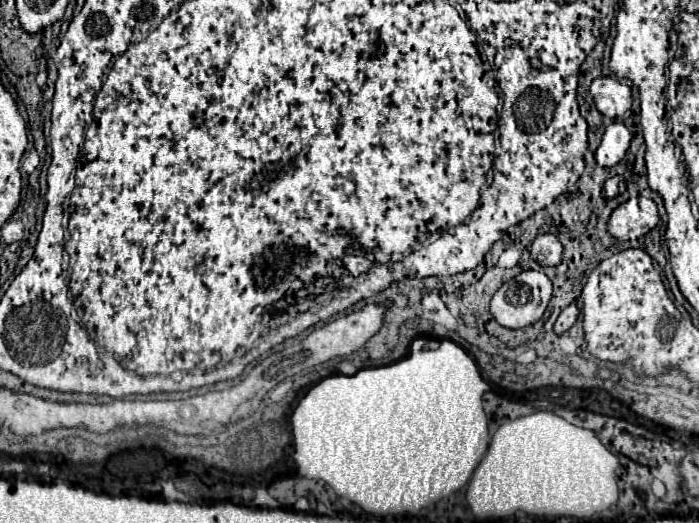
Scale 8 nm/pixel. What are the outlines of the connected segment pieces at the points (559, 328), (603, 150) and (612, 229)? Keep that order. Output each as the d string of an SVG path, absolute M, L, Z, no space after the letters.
M571 303L571 305L565 307L565 309L561 311L561 315L557 317L557 321L555 321L555 325L553 325L553 331L555 331L557 335L569 331L571 325L577 321L577 315L579 315L579 309L577 309L575 303Z
M611 123L605 129L605 135L595 151L597 165L601 165L601 167L617 165L627 153L629 141L631 141L631 131L623 123Z
M633 197L611 213L607 231L619 241L633 241L649 233L659 222L658 208L653 200Z

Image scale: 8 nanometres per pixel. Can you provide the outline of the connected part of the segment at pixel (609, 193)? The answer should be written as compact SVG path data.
M615 175L605 182L603 186L603 195L607 199L612 199L621 193L621 191L619 191L619 181L621 181L621 177Z

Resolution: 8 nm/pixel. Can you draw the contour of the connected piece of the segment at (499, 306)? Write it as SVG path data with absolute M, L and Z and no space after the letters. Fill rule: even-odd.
M521 271L511 281L503 283L503 287L493 295L491 299L491 313L507 329L523 329L533 325L543 317L543 311L547 309L547 303L551 299L551 281L541 271Z

